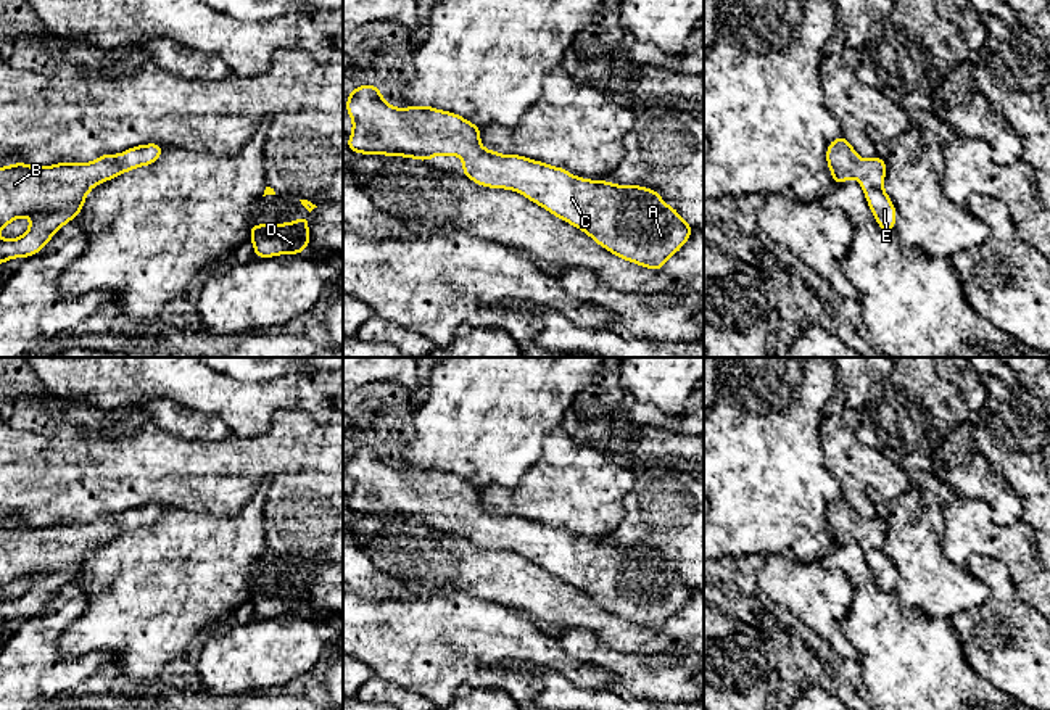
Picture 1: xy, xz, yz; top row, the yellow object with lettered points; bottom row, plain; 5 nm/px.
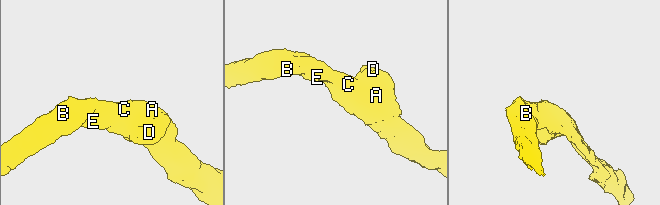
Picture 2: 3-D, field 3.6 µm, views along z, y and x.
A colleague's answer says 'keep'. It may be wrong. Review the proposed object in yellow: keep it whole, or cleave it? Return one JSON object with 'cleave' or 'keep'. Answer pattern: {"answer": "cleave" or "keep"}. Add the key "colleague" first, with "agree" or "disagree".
{"colleague": "agree", "answer": "keep"}

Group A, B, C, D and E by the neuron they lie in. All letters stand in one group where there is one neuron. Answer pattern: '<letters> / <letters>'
A B C D E

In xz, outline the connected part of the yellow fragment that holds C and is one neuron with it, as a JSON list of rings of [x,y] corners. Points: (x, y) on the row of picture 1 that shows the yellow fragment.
[[[362,84],[346,97],[346,113],[353,119],[353,130],[345,145],[348,150],[361,155],[398,155],[419,161],[428,161],[438,155],[459,156],[464,164],[462,175],[472,182],[488,188],[519,192],[552,216],[578,227],[609,253],[641,267],[663,269],[667,259],[681,250],[694,230],[652,188],[575,177],[564,167],[482,148],[482,129],[465,118],[433,106],[395,108],[372,84]]]

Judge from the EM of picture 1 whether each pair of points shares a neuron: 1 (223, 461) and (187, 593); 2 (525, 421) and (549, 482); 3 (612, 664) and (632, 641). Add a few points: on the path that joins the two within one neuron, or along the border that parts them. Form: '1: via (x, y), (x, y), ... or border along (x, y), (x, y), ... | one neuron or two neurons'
1: border along (169, 504), (179, 509), (206, 512) | two neurons
2: border along (561, 424), (545, 437), (540, 458), (516, 483) | two neurons
3: border along (569, 631), (588, 630), (604, 646) | two neurons

